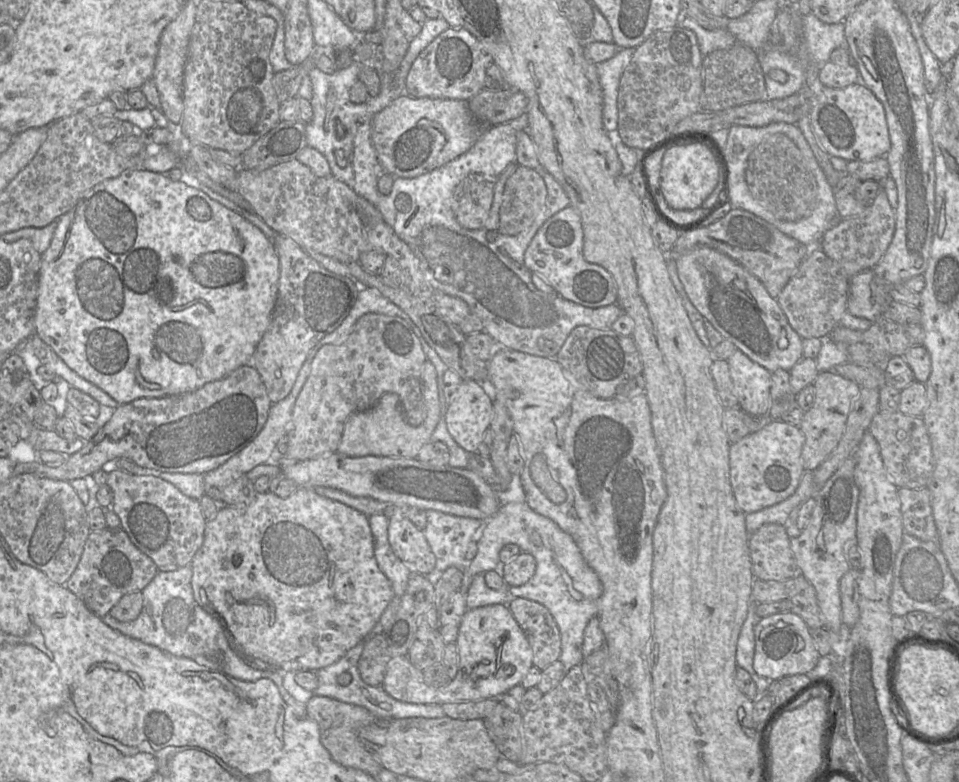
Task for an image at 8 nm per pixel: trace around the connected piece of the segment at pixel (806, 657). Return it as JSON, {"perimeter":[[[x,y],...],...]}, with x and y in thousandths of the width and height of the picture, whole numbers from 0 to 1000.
{"perimeter":[[[815,783],[794,790],[786,802],[786,811],[788,822],[785,853],[797,867],[810,870],[819,864],[842,862],[850,854],[856,840],[846,804],[830,784]]]}

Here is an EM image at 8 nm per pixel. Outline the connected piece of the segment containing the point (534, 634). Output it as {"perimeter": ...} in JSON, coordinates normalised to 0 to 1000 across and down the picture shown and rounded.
{"perimeter":[[[541,763],[533,766],[529,775],[553,822],[556,852],[566,858],[583,844],[584,807],[572,780],[561,770]]]}

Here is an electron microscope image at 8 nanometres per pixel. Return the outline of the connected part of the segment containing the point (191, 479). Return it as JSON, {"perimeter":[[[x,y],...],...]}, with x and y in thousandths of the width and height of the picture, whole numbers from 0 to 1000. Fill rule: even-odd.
{"perimeter":[[[142,595],[137,602],[141,607],[167,610],[184,621],[194,634],[208,639],[213,633],[213,607],[209,605],[173,604]]]}

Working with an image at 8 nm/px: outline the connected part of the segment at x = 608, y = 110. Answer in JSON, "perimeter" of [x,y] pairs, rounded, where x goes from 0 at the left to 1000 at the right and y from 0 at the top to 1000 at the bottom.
{"perimeter":[[[648,61],[636,75],[620,82],[629,118],[629,161],[633,169],[644,162],[644,114],[650,91],[655,84],[662,61]]]}

